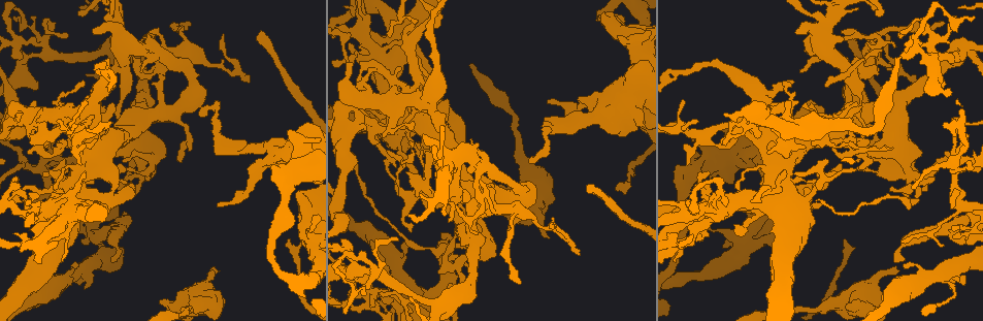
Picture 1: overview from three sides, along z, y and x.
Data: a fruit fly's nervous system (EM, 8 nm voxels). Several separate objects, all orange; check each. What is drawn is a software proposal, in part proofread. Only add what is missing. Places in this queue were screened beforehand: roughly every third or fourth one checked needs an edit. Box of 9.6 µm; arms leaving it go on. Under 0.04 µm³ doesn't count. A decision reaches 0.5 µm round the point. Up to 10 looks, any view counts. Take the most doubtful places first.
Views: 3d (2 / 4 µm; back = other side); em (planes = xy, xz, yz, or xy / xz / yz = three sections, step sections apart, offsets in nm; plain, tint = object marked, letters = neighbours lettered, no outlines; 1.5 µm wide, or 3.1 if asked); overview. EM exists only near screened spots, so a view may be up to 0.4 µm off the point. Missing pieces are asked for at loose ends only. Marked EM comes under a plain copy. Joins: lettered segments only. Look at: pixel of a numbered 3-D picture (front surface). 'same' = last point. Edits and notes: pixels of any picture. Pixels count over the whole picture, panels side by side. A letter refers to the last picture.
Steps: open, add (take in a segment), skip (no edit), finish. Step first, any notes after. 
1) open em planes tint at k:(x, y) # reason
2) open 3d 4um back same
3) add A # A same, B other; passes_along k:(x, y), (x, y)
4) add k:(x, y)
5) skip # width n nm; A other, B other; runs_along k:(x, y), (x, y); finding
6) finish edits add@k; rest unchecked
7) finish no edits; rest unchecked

open em planes letters at 1:(914, 81) # tapers out

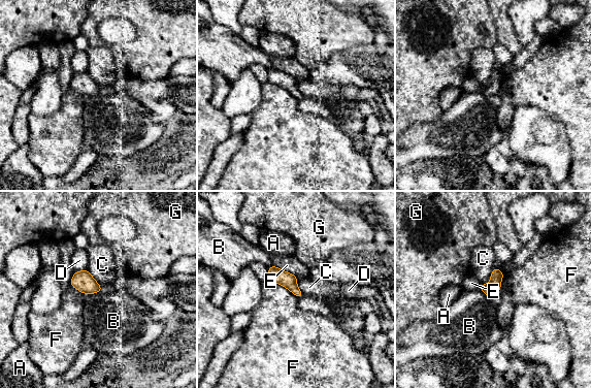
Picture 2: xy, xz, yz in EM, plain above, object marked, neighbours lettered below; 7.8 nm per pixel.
skip # A other, B other, C other, D other, E other, F other, G other; no lettered segment goes on from it

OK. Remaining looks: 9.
open em xz step 4 tint at 1:(348, 62)

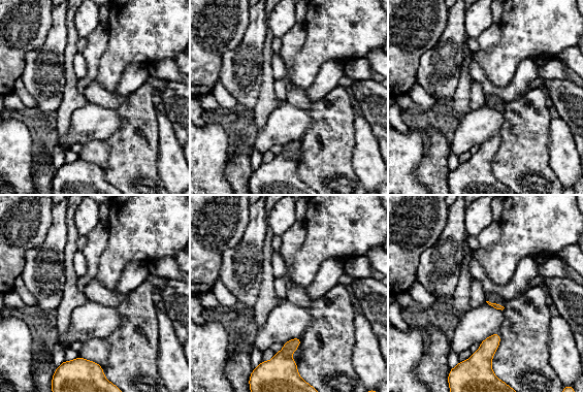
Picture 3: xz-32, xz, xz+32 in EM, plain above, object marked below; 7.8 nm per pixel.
open em yz step 8 letters same

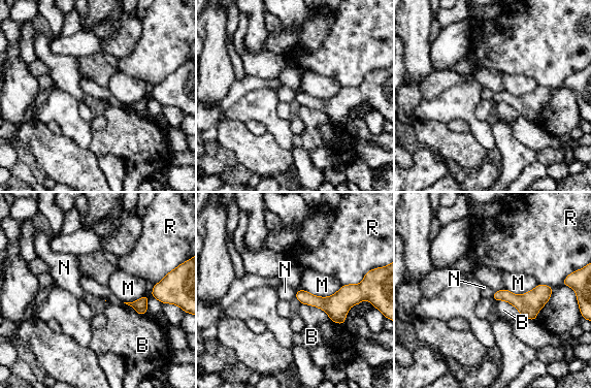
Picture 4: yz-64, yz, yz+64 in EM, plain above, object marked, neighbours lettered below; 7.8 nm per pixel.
skip # B other, M other, N other, R other; none of them fits

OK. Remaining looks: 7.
open 3d 2um at 1:(78, 16)

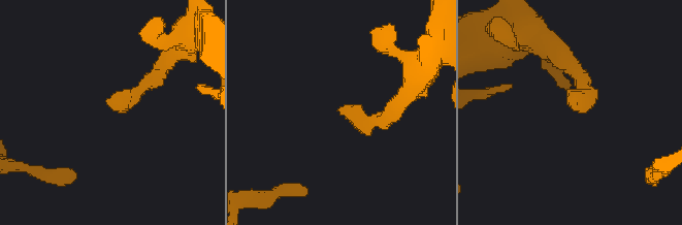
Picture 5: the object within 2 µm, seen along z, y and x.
open em planes letters at 5:(573, 105) # need the tissue

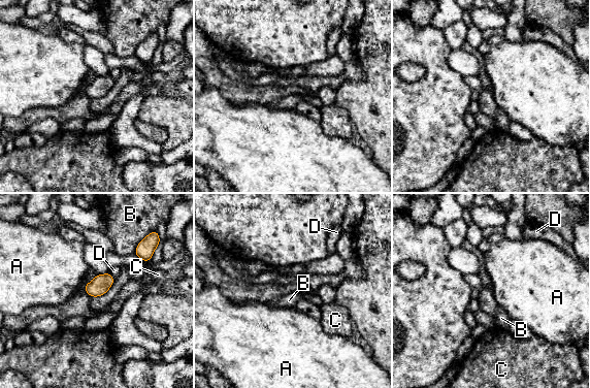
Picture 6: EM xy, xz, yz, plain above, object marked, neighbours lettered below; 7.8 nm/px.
skip # A other, B other, C other, D other; border 6:(115, 280), (104, 293), (92, 297); no lettered segment goes on from it

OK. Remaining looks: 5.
open 3d 2um at 1:(405, 171) # an open end

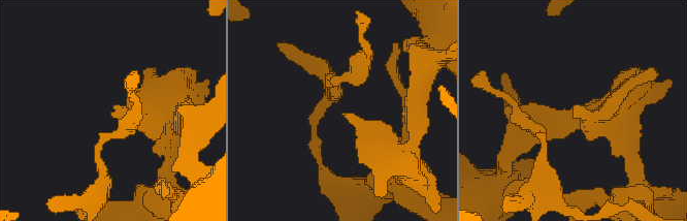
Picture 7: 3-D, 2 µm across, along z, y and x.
open em xz step 4 letters at 7:(573, 110)

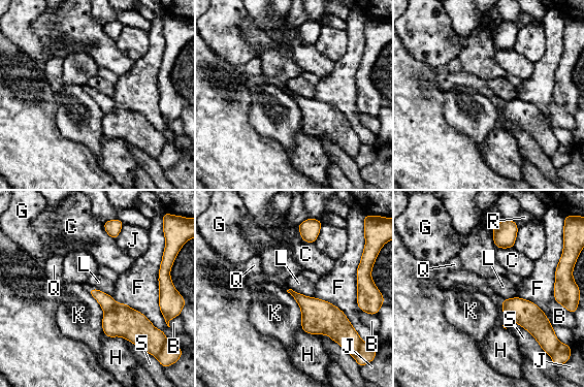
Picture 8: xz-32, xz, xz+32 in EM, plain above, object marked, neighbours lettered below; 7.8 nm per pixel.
skip # B other, C other, F other, G other, H other, J other, K other, L other, Q other, R other, S other; border 8:(290, 288), (313, 297); no lettered segment goes on from it

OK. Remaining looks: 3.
finish no edits; rest unchecked

